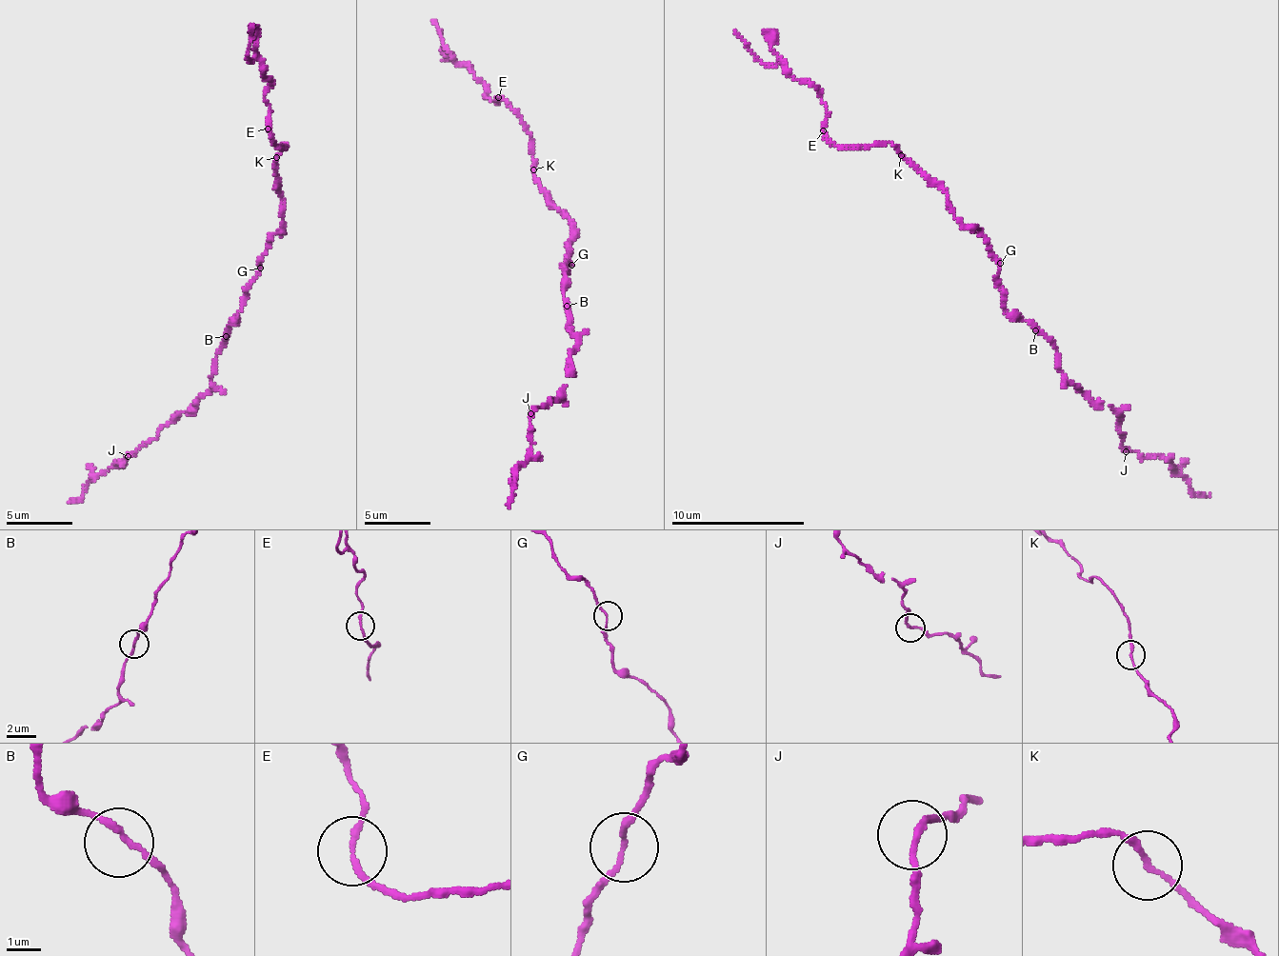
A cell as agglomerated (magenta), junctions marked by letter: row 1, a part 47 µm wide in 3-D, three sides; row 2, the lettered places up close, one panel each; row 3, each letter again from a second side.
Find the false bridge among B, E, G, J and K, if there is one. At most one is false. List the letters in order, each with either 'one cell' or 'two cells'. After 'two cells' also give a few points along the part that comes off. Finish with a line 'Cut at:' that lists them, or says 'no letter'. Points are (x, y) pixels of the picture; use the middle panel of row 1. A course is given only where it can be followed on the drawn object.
B: one cell
E: one cell
G: one cell
J: one cell
K: one cell
Cut at: no letter

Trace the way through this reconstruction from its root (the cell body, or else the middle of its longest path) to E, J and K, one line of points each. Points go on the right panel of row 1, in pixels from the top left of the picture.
E: (996, 263), (977, 229), (967, 229), (954, 215), (948, 195), (889, 142), (839, 146), (822, 129)
J: (996, 263), (1008, 310), (1054, 348), (1066, 378), (1110, 406), (1126, 451)
K: (996, 263), (991, 246), (977, 229), (967, 229), (954, 215), (948, 195), (932, 186), (901, 155)

